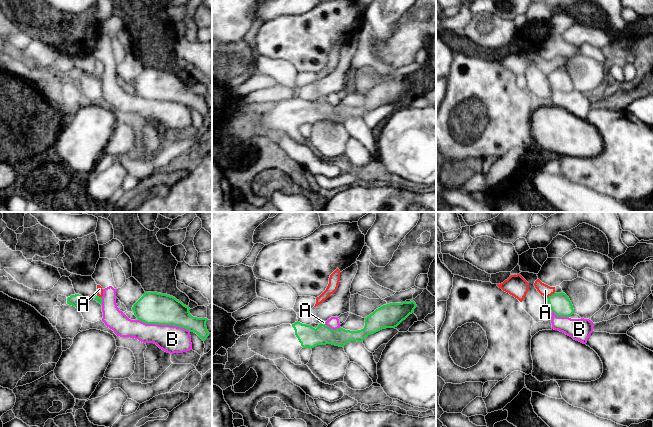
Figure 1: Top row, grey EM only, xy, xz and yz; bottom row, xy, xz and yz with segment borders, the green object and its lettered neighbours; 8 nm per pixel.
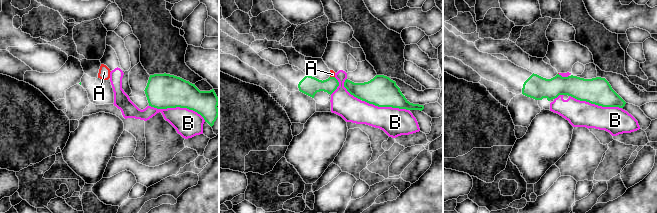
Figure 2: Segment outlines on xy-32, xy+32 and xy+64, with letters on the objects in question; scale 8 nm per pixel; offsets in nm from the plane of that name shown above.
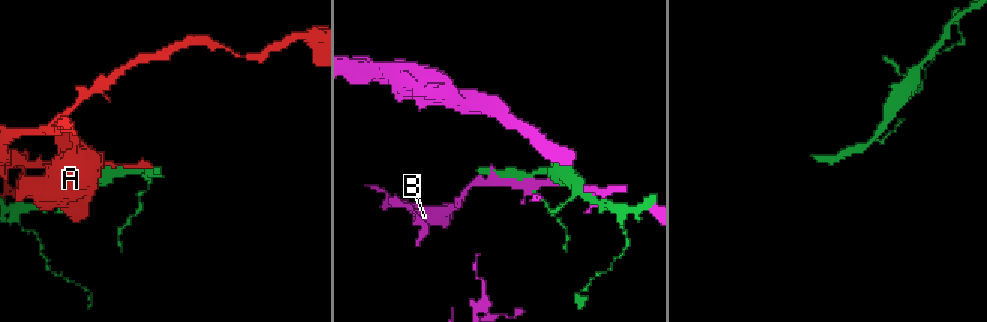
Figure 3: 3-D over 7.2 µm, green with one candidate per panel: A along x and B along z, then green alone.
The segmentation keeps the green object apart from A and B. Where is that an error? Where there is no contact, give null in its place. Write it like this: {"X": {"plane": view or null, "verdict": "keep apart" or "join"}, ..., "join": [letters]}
{"A": {"plane": "yz", "verdict": "keep apart"}, "B": {"plane": "xy", "verdict": "keep apart"}, "join": []}

